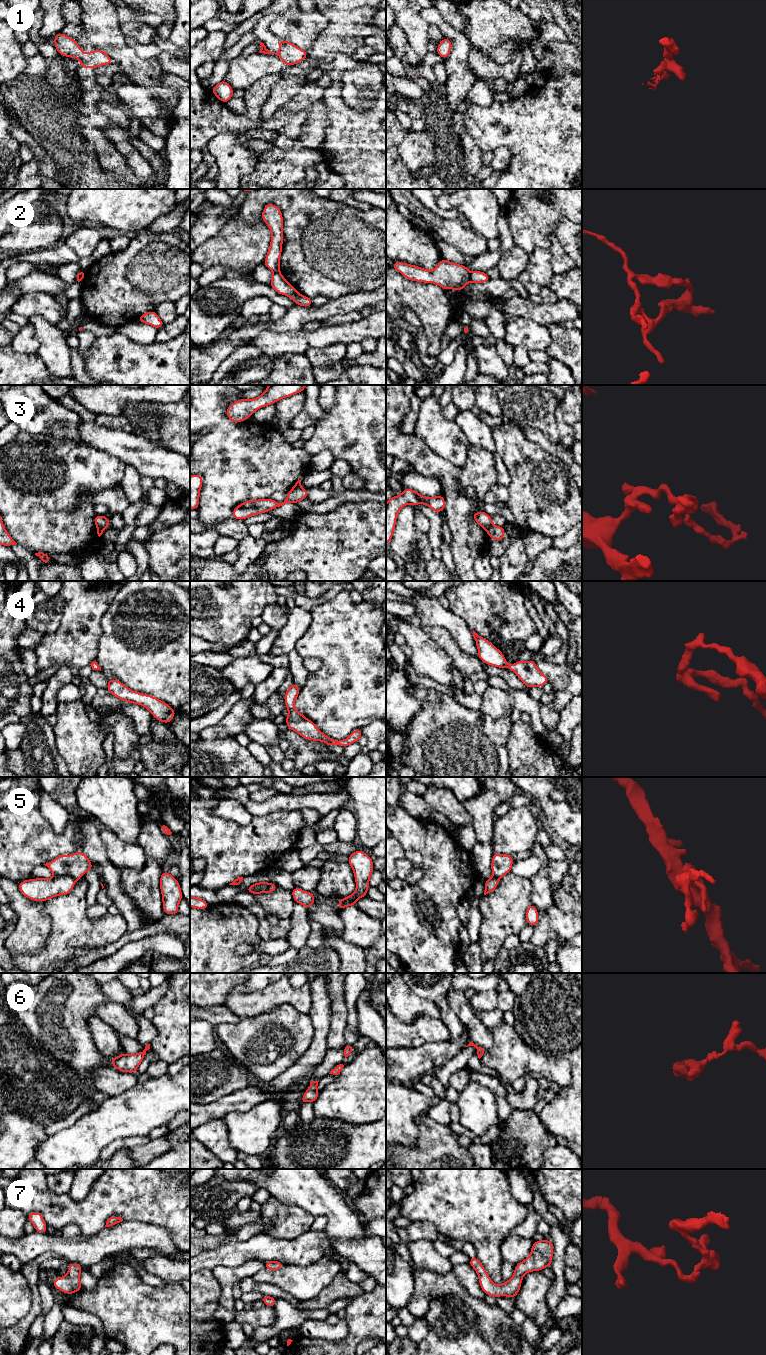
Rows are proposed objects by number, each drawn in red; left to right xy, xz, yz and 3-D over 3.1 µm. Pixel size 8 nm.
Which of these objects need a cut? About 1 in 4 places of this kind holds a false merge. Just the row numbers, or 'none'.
2, 3, 5

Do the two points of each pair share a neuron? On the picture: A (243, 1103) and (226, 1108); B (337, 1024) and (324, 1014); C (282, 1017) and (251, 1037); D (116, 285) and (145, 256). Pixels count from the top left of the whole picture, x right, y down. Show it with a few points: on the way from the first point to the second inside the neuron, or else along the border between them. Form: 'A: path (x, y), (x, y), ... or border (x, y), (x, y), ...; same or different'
A: path (239, 1103), (230, 1104); same
B: border (329, 996), (331, 1000), (330, 1028), (326, 1042); different
C: path (274, 1025), (262, 1037), (259, 1037); same
D: path (123, 278), (138, 263); same

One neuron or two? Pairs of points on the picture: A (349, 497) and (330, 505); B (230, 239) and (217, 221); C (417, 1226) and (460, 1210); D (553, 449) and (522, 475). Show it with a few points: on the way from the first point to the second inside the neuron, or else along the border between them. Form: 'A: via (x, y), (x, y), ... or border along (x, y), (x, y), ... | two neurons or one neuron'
A: via (344, 497), (335, 501) | one neuron
B: border along (235, 217), (230, 219), (204, 242) | two neurons
C: border along (411, 1221), (429, 1221), (438, 1231) | two neurons
D: border along (528, 439), (556, 455), (567, 466) | two neurons

